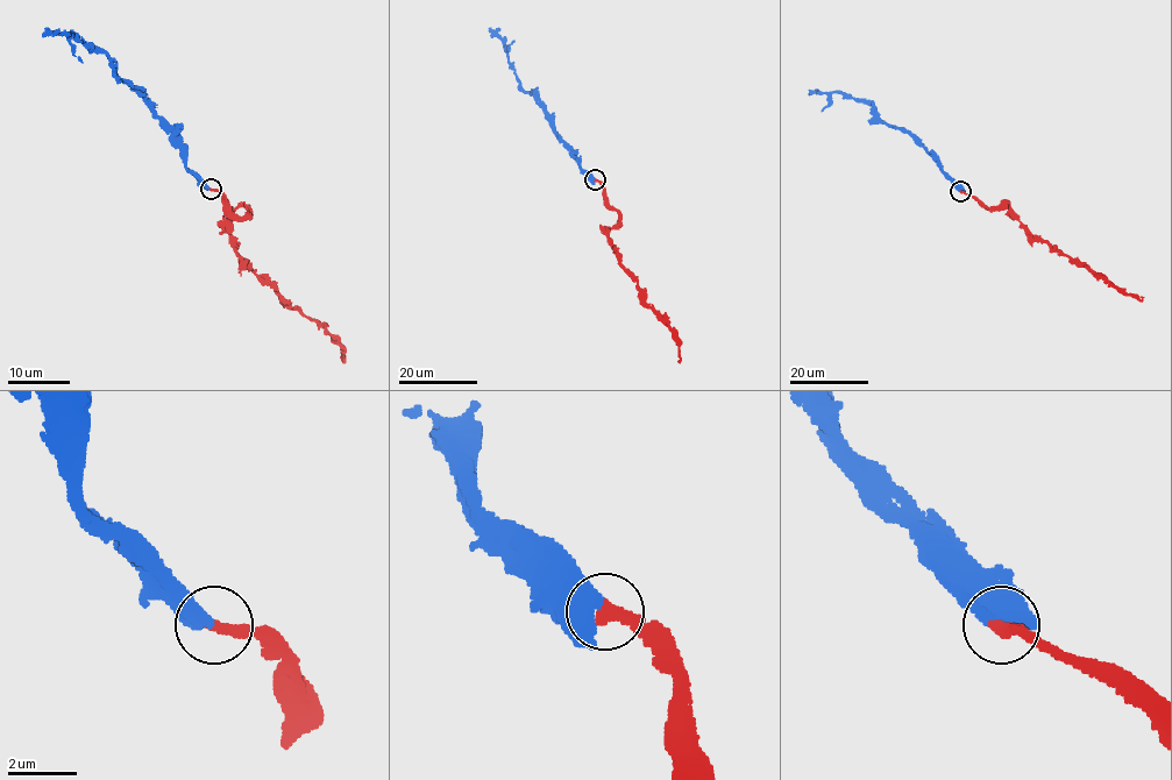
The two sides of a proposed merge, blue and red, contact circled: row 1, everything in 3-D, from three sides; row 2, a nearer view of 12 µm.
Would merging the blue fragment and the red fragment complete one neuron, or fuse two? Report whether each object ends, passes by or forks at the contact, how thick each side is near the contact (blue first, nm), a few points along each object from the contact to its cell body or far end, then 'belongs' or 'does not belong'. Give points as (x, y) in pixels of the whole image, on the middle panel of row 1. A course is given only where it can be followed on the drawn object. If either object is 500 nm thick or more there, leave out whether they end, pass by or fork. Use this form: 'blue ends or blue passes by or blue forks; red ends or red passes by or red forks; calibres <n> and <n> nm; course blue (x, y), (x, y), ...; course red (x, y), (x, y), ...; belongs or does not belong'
blue ends; red ends; calibres 460 and 340 nm; course blue (595, 179), (554, 130), (548, 114), (520, 86), (506, 44), (489, 27); course red (596, 179), (618, 212), (618, 222), (609, 231), (609, 243), (637, 282), (644, 300), (668, 325), (680, 362); belongs

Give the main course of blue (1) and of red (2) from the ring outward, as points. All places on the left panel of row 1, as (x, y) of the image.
1: (210, 190), (186, 167), (183, 149), (169, 127), (136, 89), (122, 83), (112, 61), (75, 33), (43, 36)
2: (211, 190), (235, 214), (247, 210), (231, 218), (231, 246), (243, 261), (345, 355)

